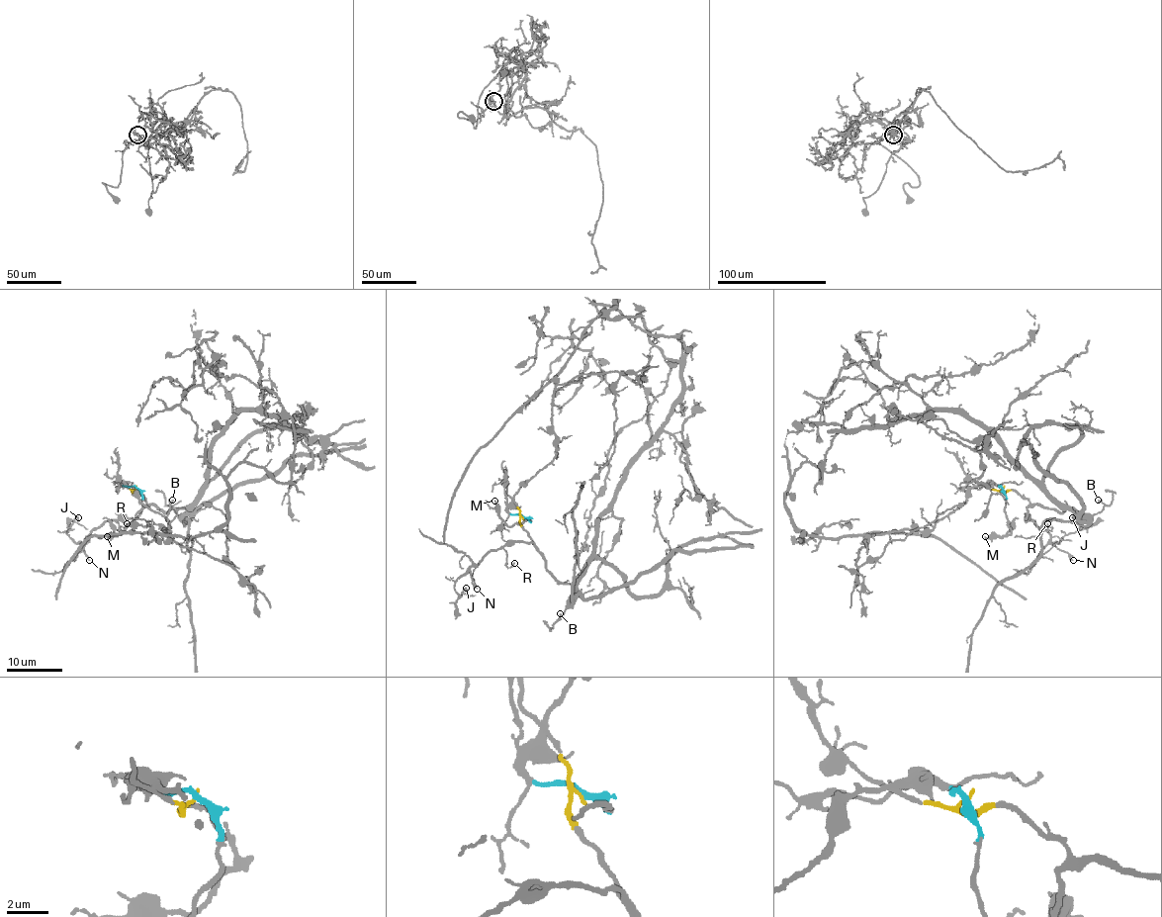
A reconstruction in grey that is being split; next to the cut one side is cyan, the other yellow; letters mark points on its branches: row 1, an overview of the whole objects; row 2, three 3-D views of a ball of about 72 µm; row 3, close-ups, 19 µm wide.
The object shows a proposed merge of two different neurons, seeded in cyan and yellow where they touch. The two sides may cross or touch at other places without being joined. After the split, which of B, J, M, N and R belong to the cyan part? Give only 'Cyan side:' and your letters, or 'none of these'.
Cyan side: M

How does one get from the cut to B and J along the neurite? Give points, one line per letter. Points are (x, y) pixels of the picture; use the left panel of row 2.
B: (135, 488), (133, 492), (136, 491), (157, 508), (167, 512), (185, 508), (184, 512), (173, 509), (173, 501)
J: (135, 488), (133, 492), (146, 502), (135, 518), (104, 522), (83, 542), (74, 542), (66, 533), (78, 518)

